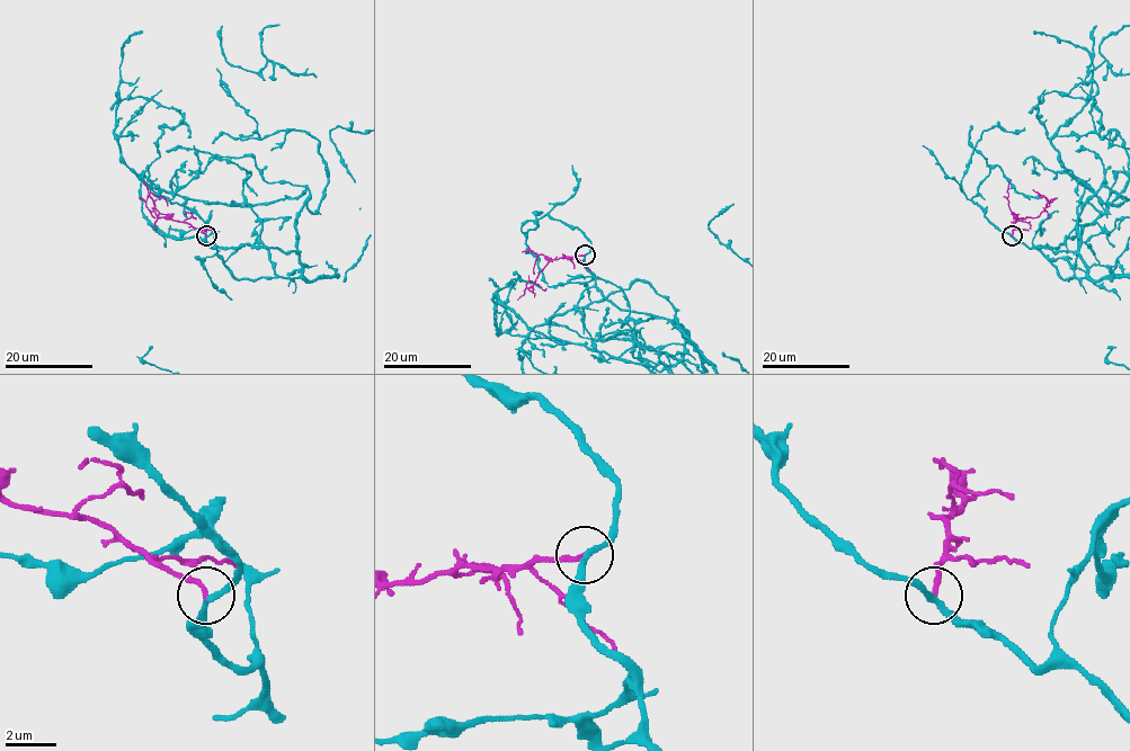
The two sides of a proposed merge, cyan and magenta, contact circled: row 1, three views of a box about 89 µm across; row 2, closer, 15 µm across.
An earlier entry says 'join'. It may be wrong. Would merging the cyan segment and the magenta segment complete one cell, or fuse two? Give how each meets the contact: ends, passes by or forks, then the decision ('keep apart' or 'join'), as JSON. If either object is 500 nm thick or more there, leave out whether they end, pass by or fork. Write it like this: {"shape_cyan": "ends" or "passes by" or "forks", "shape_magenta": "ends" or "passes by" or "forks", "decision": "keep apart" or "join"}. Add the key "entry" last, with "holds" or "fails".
{"shape_cyan": "passes by", "shape_magenta": "ends", "decision": "keep apart", "entry": "fails"}

